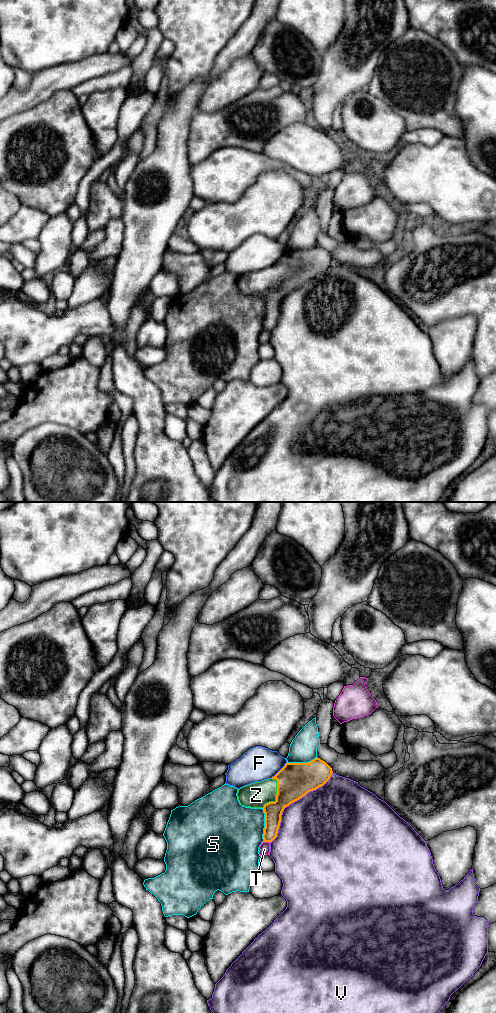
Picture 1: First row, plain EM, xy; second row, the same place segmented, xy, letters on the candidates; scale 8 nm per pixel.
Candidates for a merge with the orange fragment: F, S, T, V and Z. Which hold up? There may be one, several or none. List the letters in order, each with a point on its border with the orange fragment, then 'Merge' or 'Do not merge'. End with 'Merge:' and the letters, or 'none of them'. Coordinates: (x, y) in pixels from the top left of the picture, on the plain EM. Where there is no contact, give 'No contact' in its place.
F: Touches orange at xy (280, 258). Do not merge
S: Touches orange at xy (265, 313). Do not merge
T: Touches orange at xy (267, 329). Do not merge
V: Touches orange at xy (292, 290). Do not merge
Z: Touches orange at xy (276, 284). Merge
Merge: Z

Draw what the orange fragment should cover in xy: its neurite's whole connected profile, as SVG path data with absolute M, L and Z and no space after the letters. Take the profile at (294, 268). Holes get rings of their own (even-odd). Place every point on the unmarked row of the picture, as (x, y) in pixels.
M318 245L308 251L287 250L271 267L238 277L238 288L242 294L264 298L263 327L270 331L277 325L284 296L323 274L332 261L332 256Z

